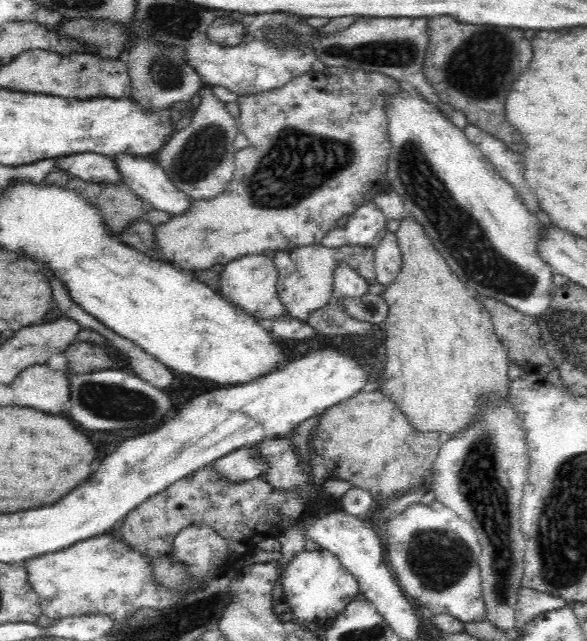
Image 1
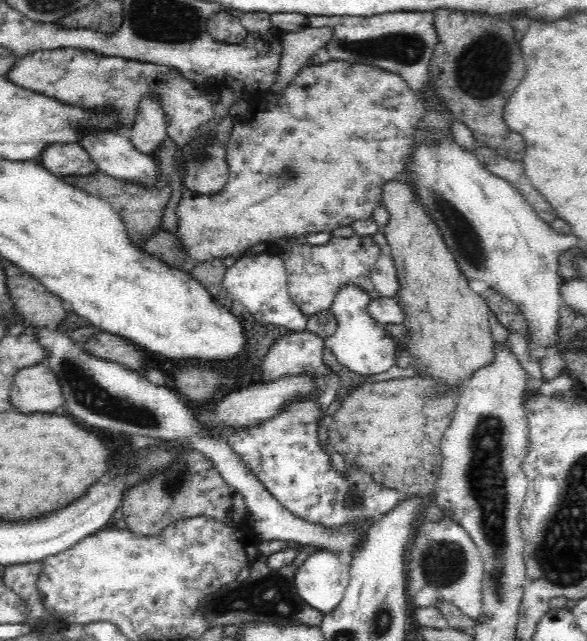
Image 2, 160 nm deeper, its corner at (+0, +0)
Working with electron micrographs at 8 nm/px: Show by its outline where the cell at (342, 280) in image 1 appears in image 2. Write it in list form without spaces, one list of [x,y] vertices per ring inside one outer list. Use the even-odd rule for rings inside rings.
[[[346,284],[342,287],[330,310],[337,321],[336,331],[333,336],[323,340],[323,345],[332,350],[342,366],[362,377],[386,372],[395,366],[398,354],[394,338],[388,336],[386,326],[376,323],[367,312],[370,302],[369,294],[358,288],[358,285]]]

